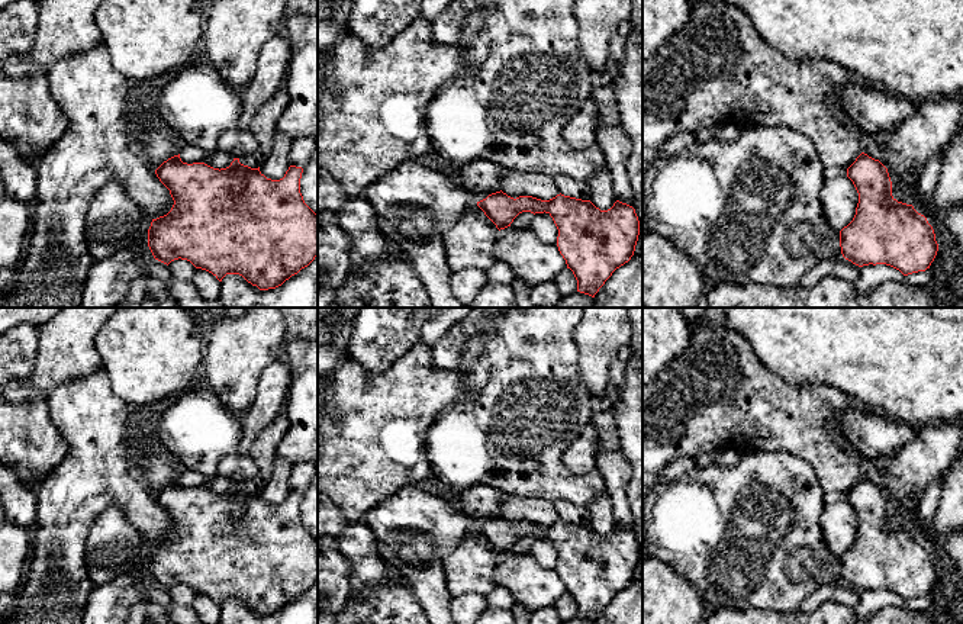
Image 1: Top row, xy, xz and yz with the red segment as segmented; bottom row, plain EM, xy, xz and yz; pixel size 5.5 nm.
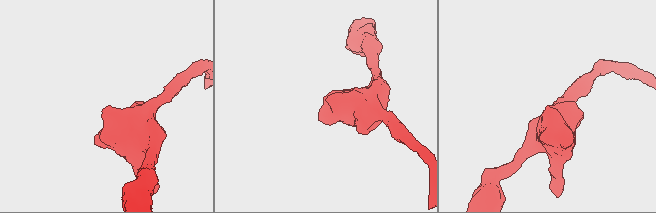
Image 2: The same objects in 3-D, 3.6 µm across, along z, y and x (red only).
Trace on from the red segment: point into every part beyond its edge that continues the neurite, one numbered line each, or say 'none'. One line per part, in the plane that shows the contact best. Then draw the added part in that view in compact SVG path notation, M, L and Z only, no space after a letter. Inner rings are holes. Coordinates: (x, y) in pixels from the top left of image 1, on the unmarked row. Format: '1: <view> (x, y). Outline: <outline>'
none

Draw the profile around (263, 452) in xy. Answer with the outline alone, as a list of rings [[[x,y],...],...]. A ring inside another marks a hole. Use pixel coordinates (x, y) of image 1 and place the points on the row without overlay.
[[[284,409],[274,418],[274,421],[263,430],[252,443],[248,456],[257,463],[258,473],[239,482],[239,488],[251,493],[258,493],[268,483],[273,475],[276,453],[283,437],[289,431],[290,419]]]

